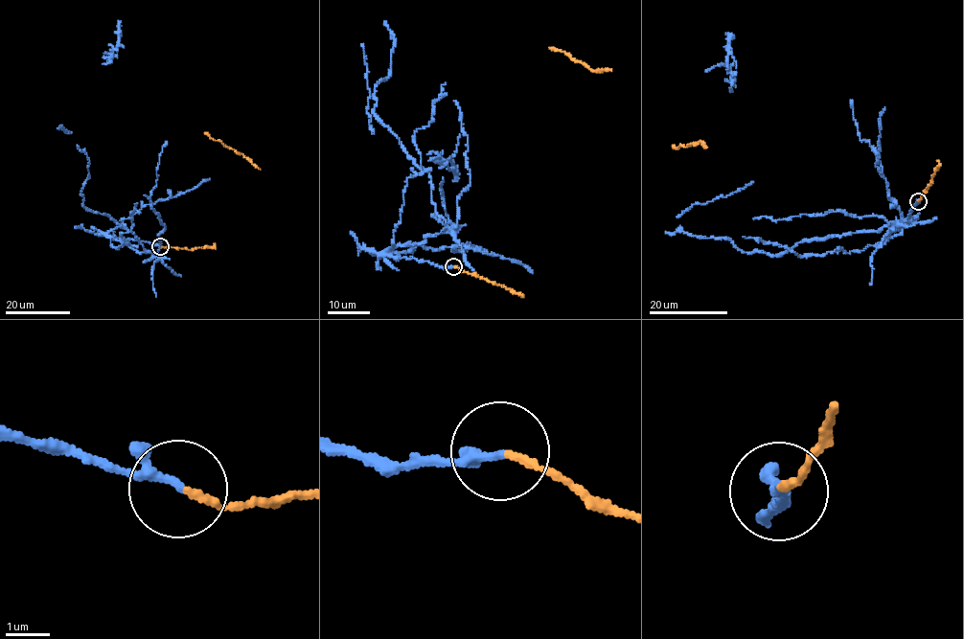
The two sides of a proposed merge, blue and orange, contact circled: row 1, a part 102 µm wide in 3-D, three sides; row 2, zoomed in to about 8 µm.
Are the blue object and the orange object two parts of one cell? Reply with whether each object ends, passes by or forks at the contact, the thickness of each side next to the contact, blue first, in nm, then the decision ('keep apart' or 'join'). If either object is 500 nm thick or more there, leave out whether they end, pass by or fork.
blue passes by; orange ends there; 150 nm thick on the blue side, 160 nm on the other; keep apart

